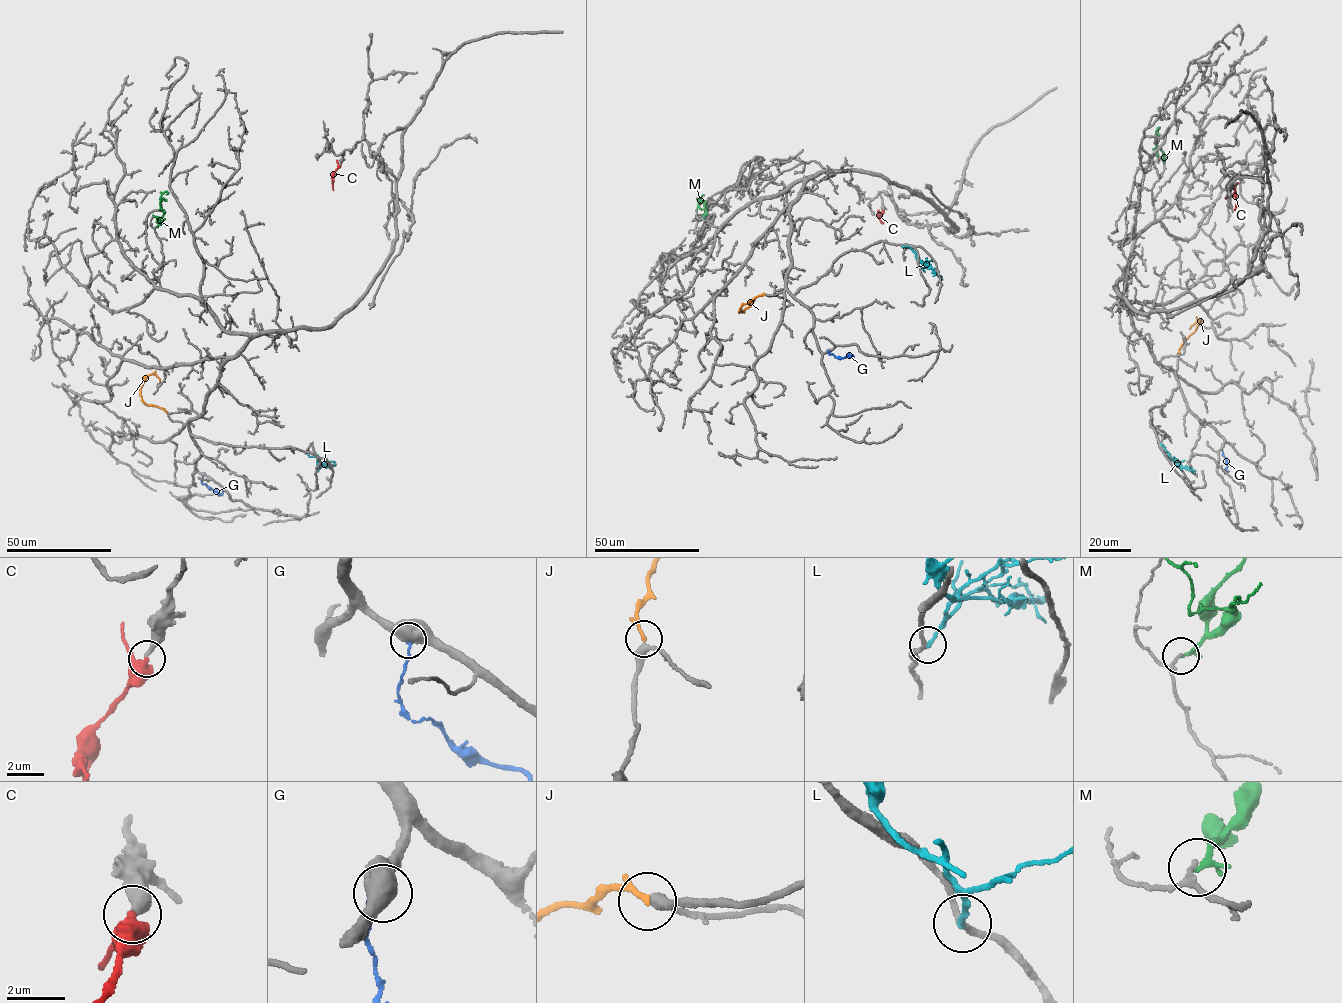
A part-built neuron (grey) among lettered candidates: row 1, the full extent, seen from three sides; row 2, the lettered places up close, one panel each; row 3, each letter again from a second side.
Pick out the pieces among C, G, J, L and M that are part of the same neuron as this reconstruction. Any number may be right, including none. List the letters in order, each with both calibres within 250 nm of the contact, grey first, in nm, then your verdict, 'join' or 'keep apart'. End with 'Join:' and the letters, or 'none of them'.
C: 280/480 nm | join
G: 750/170 nm | keep apart
J: 340/200 nm | join
L: 240/200 nm | keep apart
M: 140/200 nm | keep apart
Join: C, J

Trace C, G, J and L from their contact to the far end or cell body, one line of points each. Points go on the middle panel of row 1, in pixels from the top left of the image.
C: (883, 210), (880, 217), (883, 223)
G: (828, 351), (836, 357), (853, 357)
J: (766, 295), (750, 299), (739, 312), (755, 298)
L: (920, 268), (921, 262), (914, 253), (908, 246), (902, 246)

